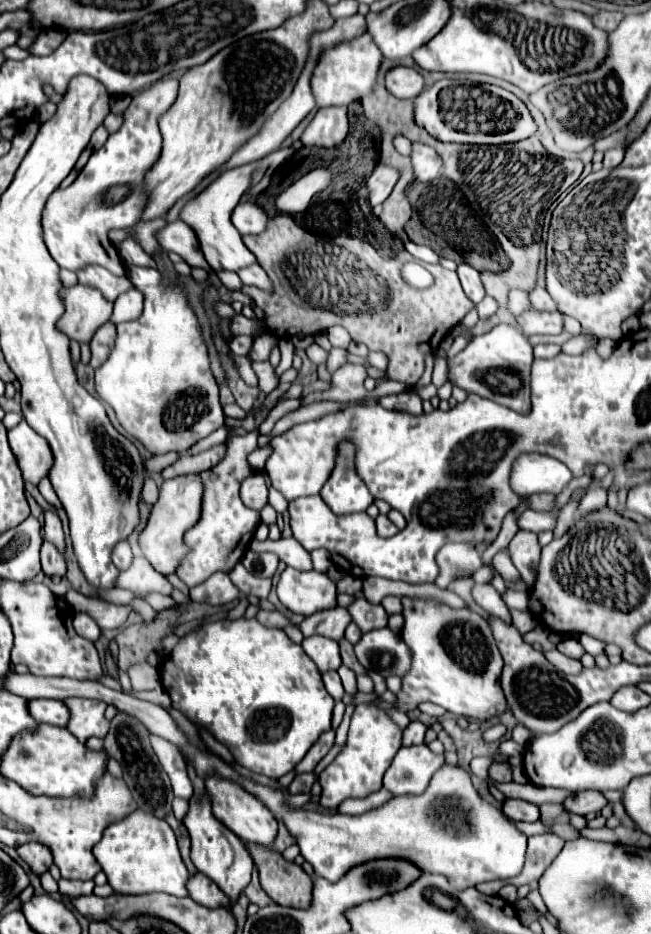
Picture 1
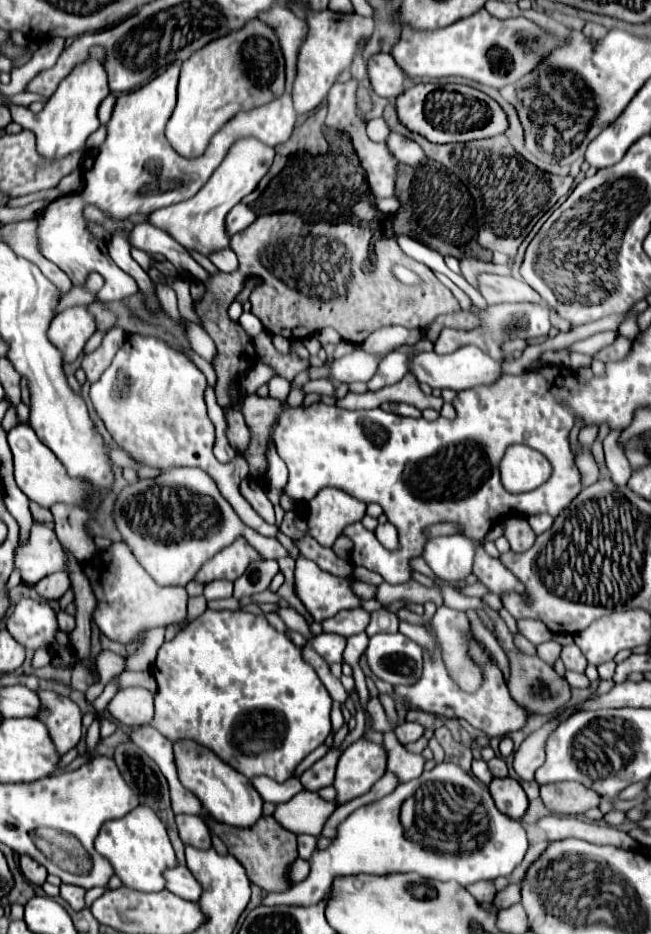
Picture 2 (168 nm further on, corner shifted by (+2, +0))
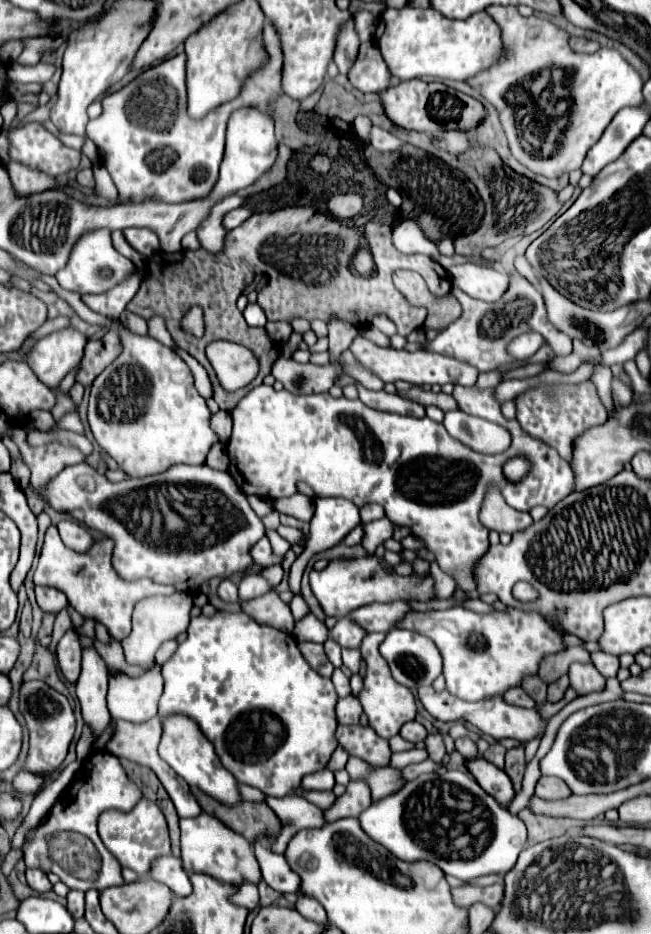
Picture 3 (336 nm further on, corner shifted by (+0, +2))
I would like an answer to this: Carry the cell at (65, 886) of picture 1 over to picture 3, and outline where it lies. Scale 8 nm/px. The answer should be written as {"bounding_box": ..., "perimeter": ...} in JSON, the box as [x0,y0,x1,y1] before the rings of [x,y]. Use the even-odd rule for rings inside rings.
{"bounding_box":[67,890,85,918],"perimeter":[[[69,890],[67,894],[67,910],[73,918],[83,918],[85,912],[85,894],[81,890]]]}

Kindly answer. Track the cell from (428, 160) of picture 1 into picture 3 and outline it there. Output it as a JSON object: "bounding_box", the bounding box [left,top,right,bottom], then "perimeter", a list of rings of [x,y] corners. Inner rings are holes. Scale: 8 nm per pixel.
{"bounding_box":[371,126,405,152],"perimeter":[[[373,126],[371,130],[371,146],[379,152],[397,152],[405,142],[399,140],[397,136],[393,136],[391,132]]]}

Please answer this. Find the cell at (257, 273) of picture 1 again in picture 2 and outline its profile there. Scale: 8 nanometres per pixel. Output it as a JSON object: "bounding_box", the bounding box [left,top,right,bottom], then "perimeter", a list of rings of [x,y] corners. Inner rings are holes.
{"bounding_box":[209,248,237,272],"perimeter":[[[223,248],[223,250],[215,252],[215,254],[211,254],[209,260],[211,260],[221,272],[233,272],[233,270],[237,270],[237,256],[235,256],[235,252],[233,252],[231,248]]]}

